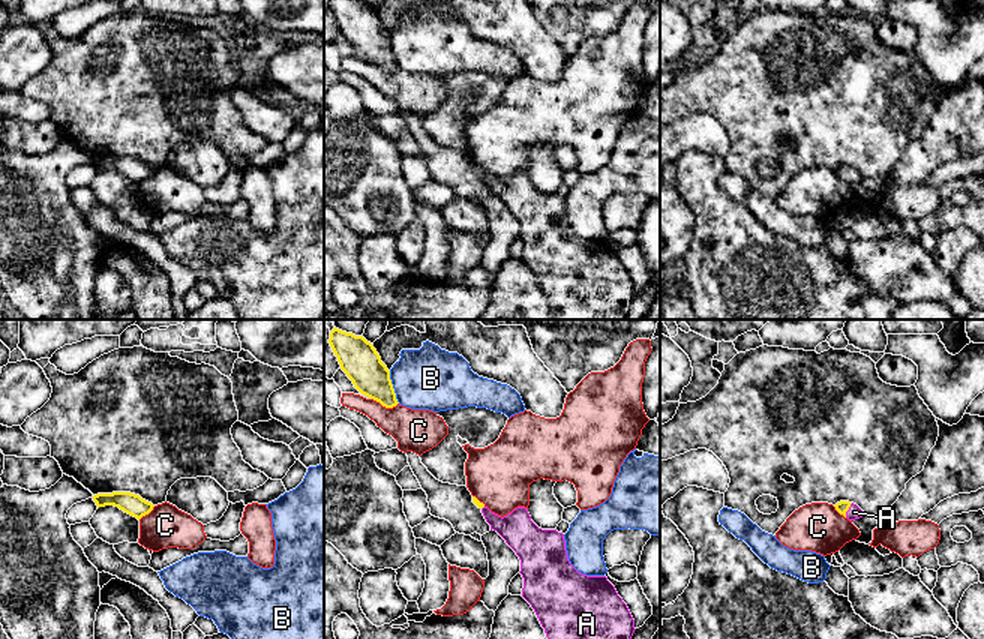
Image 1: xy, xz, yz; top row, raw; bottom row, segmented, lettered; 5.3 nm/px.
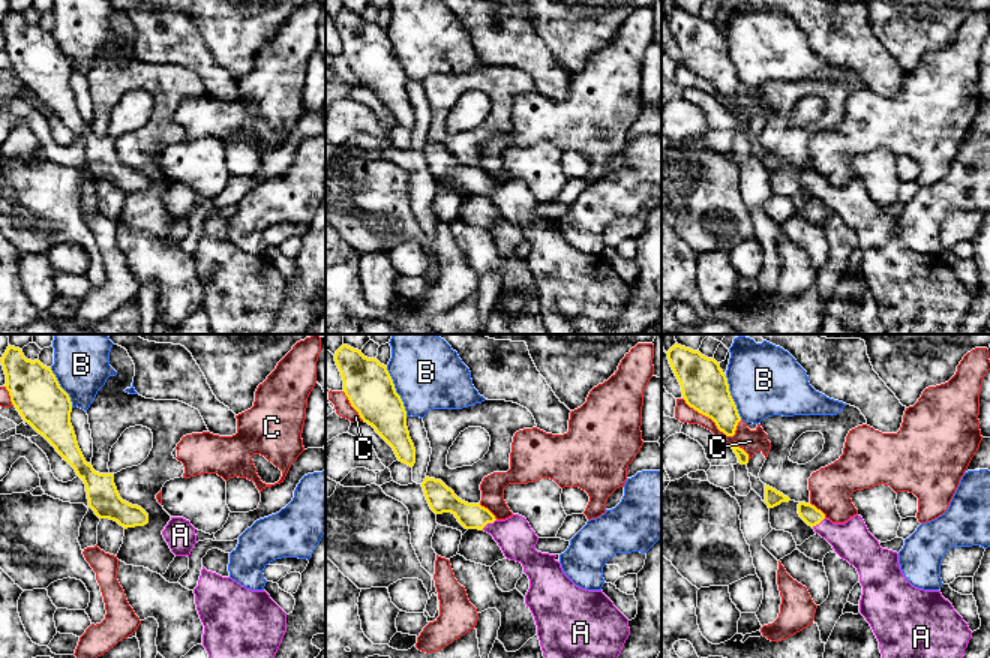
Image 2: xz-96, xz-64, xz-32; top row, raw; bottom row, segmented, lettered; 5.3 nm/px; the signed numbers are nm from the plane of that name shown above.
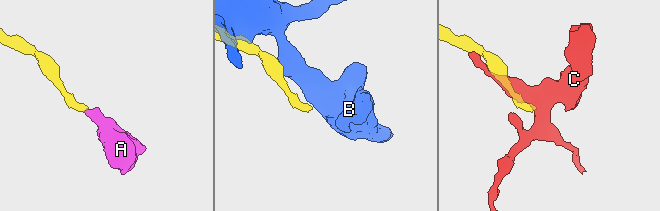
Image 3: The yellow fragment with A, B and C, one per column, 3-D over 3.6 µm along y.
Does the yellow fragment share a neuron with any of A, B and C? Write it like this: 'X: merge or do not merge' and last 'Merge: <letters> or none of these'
A: merge
B: do not merge
C: do not merge
Merge: A

